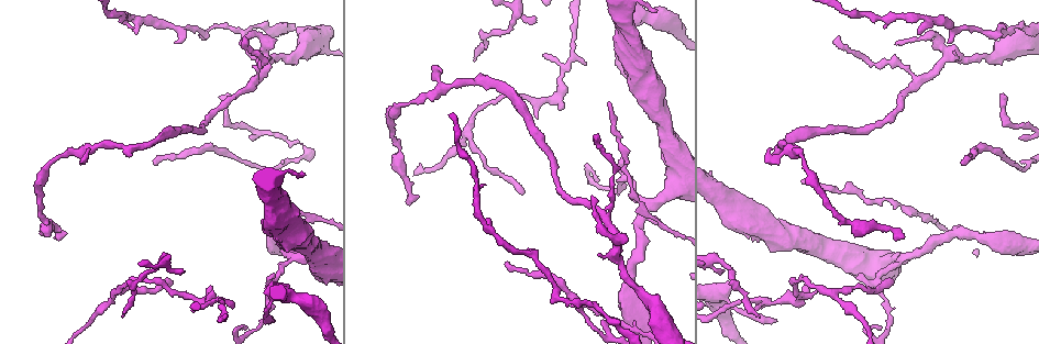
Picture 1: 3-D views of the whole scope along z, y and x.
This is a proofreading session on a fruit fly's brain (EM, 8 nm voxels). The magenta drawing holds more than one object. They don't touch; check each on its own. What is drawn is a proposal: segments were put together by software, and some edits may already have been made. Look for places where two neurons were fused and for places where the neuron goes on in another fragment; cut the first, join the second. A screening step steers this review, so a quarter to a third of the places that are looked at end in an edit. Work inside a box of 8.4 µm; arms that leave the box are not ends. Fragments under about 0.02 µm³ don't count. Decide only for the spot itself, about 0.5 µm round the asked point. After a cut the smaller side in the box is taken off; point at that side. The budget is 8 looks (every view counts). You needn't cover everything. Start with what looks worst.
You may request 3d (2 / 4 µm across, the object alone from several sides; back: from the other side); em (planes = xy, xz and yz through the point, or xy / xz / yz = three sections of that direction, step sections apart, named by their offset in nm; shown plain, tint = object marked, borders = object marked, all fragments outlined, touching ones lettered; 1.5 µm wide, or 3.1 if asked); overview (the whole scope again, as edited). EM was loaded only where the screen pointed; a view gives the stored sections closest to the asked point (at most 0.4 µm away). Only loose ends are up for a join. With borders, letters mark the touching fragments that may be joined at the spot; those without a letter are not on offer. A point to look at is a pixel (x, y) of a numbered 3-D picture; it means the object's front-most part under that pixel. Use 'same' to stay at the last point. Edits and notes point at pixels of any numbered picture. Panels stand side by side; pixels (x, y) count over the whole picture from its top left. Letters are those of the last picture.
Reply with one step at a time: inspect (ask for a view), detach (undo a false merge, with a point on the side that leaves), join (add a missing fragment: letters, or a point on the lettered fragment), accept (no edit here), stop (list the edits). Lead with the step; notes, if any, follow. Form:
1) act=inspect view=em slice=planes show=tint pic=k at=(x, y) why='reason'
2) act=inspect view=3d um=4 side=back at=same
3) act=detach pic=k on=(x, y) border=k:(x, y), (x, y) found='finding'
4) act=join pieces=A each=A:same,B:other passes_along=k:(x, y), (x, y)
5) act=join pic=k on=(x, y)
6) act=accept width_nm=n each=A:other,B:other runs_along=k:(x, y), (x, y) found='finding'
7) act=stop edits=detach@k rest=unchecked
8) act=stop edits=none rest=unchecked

act=inspect view=em slice=planes show=plain pic=1 at=(271, 278) why='free end'

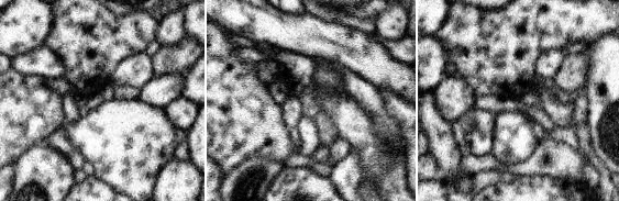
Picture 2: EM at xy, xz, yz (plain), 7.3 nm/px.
act=inspect view=em slice=planes show=borders at=same why='what lies round it'

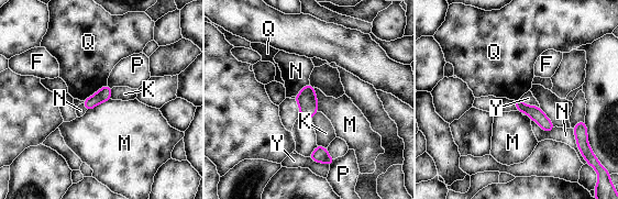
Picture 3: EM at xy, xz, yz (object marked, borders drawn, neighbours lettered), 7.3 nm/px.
act=accept width_nm=100 each=F:other,K:other,M:other,N:other,P:other,Q:other,Y:other border=3:(111, 99), (100, 102), (86, 111) found='no lettered fragment goes on from it'

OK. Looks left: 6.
act=inspect view=em slice=planes show=borders pic=1 at=(757, 307) why='an open end'

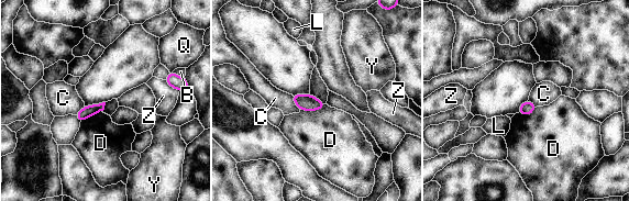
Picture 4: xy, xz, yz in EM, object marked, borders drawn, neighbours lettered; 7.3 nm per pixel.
act=accept width_nm=80 each=B:other,C:other,D:other,L:other,Q:other,Y:other,Z:other border=4:(327, 104), (316, 110), (300, 110) found='no lettered fragment goes on from it'

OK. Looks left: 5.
act=inspect view=em slice=planes show=borders pic=1 at=(244, 35) why='free end'

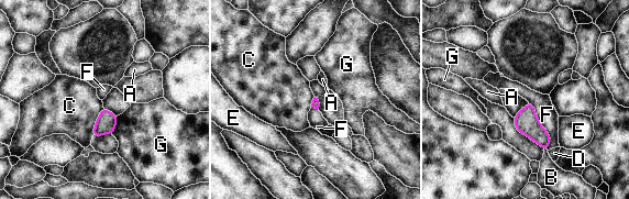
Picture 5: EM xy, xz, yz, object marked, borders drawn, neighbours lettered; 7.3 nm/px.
act=accept each=A:other,B:other,C:other,D:other,E:other,F:other,G:other border=5:(529, 102), (550, 135), (548, 150) found='no lettered fragment goes on from it'

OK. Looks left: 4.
act=stop edits=none rest=unchecked

